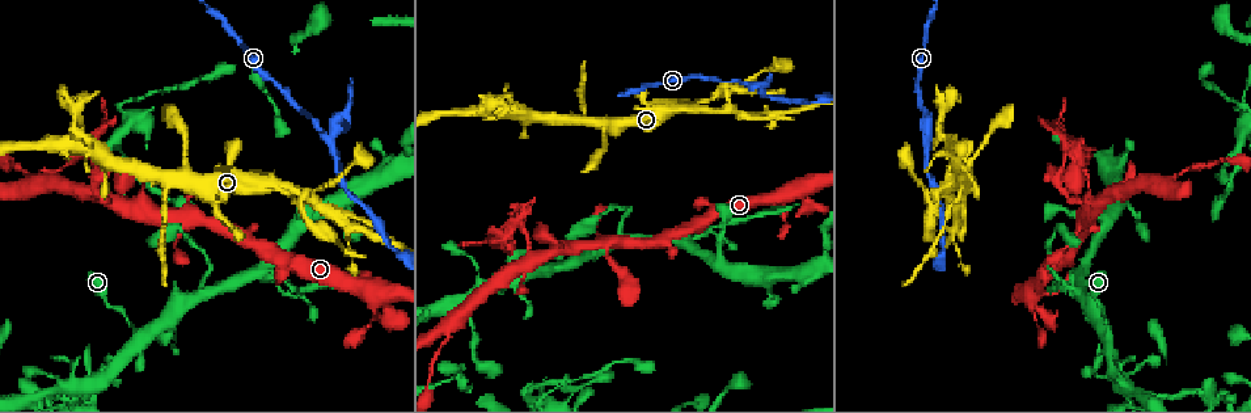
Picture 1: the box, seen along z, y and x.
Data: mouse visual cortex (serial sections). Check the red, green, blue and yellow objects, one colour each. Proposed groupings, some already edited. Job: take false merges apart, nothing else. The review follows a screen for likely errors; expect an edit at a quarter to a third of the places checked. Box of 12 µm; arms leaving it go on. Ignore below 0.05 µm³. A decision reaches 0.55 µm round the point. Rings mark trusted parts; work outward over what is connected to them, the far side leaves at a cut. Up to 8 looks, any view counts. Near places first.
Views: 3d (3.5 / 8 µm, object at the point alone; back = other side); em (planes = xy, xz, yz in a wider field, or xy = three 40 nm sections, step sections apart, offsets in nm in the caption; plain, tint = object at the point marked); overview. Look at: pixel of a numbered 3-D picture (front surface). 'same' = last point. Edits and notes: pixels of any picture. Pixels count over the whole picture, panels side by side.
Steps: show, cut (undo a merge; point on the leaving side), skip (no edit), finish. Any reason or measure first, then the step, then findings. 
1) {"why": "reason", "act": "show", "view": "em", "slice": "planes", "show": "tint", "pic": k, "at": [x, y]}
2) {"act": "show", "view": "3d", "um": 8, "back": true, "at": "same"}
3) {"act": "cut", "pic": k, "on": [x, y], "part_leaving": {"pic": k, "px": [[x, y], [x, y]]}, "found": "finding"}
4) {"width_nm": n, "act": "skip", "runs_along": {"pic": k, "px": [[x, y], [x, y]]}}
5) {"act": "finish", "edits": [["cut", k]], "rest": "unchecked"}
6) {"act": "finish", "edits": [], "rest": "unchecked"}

{"why": "sharp bend", "act": "show", "view": "3d", "um": 3.5, "pic": 1, "at": [257, 185]}

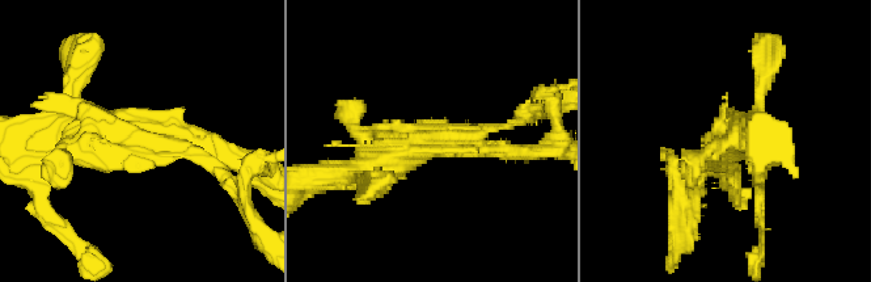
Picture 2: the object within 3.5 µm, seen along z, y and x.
{"act": "show", "view": "em", "slice": "xy", "step": 5, "show": "tint", "pic": 2, "at": [144, 138]}

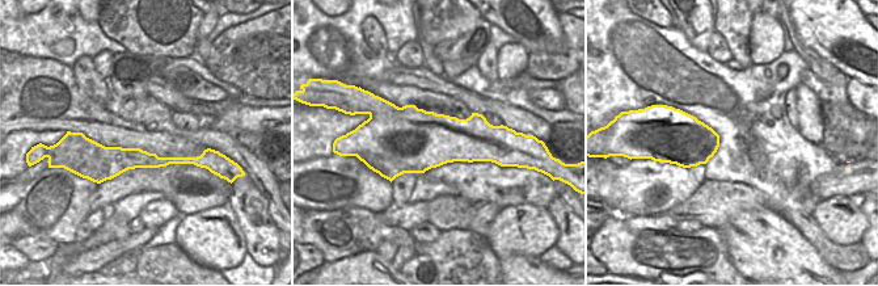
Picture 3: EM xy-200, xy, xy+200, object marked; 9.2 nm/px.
{"width_nm": 600, "act": "cut", "pic": 2, "on": [688, 214], "part_leaving": {"pic": 2, "px": [[676, 172], [683, 201], [680, 261]]}, "found": "a second cell is stuck on"}

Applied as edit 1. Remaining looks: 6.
{"why": "three arms meet", "act": "show", "view": "3d", "um": 8, "pic": 1, "at": [747, 84]}

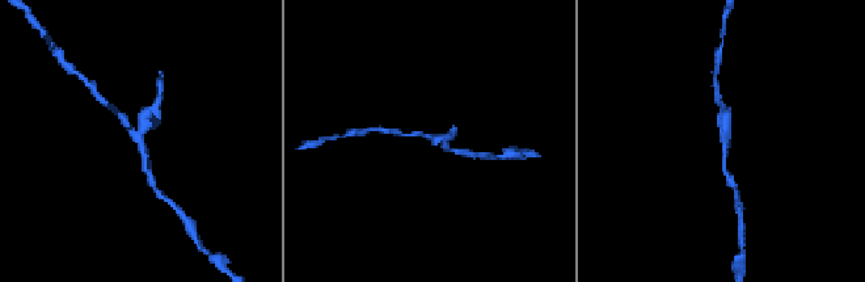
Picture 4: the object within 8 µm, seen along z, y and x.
{"act": "show", "view": "3d", "um": 3.5, "pic": 4, "at": [136, 136]}

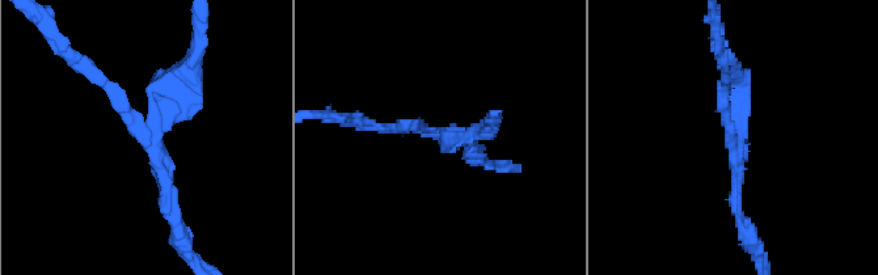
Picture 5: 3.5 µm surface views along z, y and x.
{"arms": 3, "arm_widths_nm": [150, 150, 200], "act": "show", "view": "em", "slice": "planes", "show": "tint", "pic": 5, "at": [143, 137]}

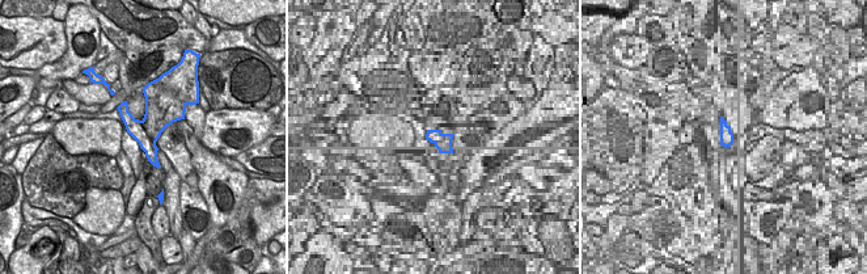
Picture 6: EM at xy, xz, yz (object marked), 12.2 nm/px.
{"act": "cut", "pic": 5, "on": [191, 105], "part_leaving": {"pic": 5, "px": [[151, 127], [199, 26]]}, "found": "a second cell is stuck on"}

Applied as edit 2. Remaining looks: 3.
{"why": "sudden change in width", "act": "show", "view": "3d", "um": 8, "pic": 1, "at": [959, 197]}

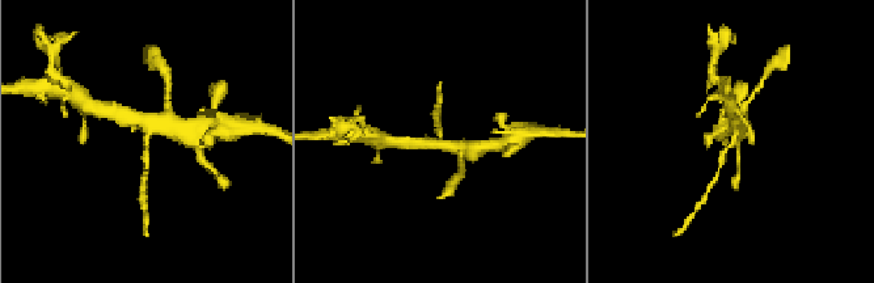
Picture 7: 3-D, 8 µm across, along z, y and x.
{"why": "closer look", "act": "show", "view": "3d", "um": 3.5, "pic": 7, "at": [730, 141]}

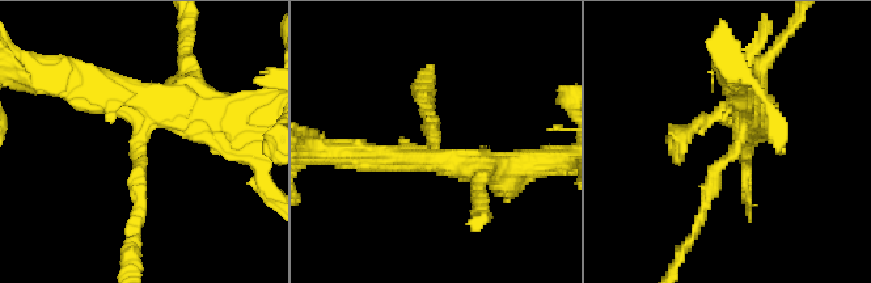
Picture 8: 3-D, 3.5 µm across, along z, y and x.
{"arm_widths_nm": [150, 400], "act": "cut", "pic": 8, "on": [139, 212], "part_leaving": {"pic": 8, "px": [[142, 172], [132, 273]]}, "found": "two cells meet here"}

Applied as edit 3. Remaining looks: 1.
{"act": "finish", "edits": [["cut", 2], ["cut", 5], ["cut", 8]], "rest": "unchecked"}

